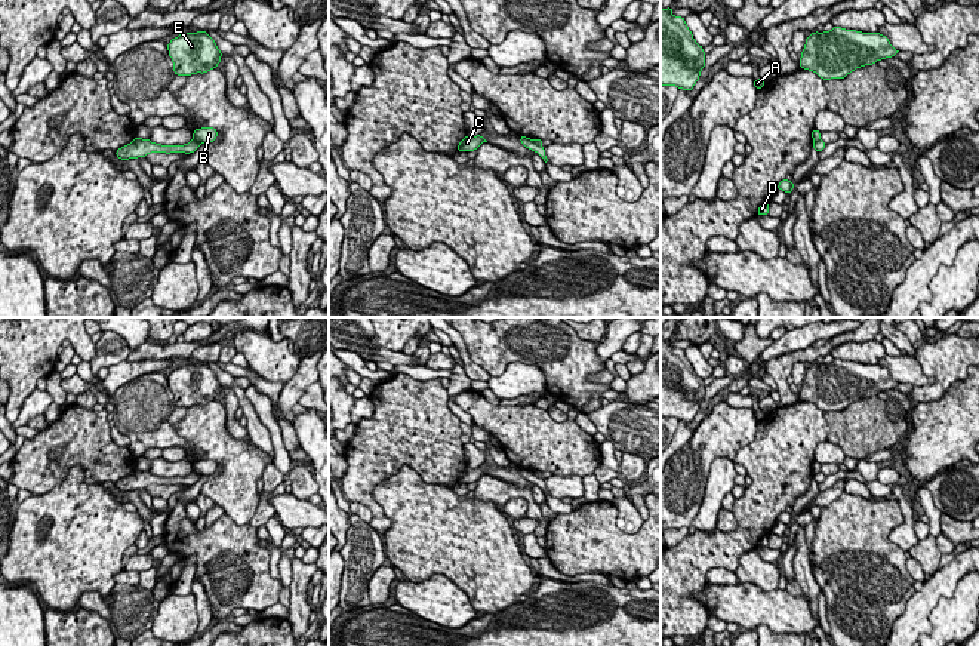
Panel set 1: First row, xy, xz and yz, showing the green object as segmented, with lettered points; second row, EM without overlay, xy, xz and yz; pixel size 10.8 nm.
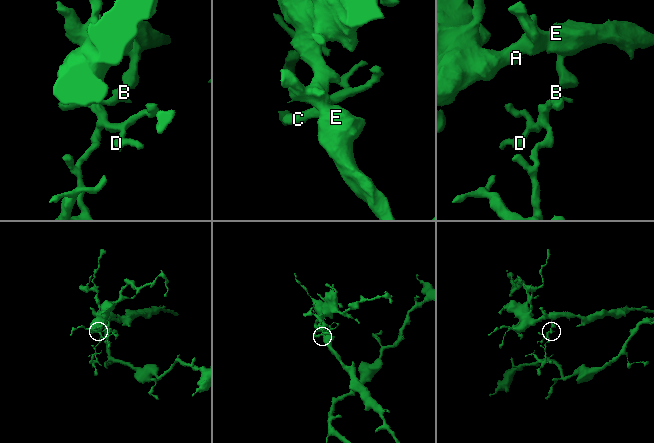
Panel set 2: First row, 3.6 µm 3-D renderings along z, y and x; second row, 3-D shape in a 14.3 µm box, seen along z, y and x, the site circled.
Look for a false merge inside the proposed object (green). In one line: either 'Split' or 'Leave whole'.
Split

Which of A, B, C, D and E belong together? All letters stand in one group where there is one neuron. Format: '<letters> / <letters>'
A B E / C D

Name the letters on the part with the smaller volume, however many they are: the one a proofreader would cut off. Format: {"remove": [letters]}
{"remove": ["C", "D"]}

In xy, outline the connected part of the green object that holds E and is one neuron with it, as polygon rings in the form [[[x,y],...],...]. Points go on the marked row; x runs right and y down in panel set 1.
[[[206,31],[179,34],[167,44],[176,76],[207,73],[221,64],[222,52]]]

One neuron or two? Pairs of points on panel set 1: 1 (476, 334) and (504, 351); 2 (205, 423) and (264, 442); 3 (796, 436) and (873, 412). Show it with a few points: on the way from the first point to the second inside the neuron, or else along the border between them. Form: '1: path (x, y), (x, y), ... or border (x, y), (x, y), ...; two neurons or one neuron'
1: path (483, 341), (489, 345), (496, 345); one neuron
2: border (251, 439), (273, 460); two neurons
3: border (822, 412), (828, 425), (827, 439); two neurons

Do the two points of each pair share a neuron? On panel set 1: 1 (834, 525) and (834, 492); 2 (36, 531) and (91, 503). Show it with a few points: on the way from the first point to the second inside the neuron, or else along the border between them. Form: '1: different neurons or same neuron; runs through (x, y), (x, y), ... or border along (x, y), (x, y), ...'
1: different neurons; border along (843, 491), (822, 508)
2: same neuron; runs through (49, 531), (62, 531), (77, 516)

